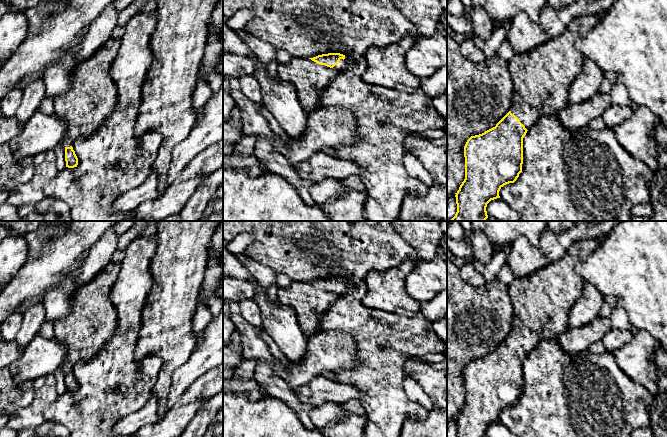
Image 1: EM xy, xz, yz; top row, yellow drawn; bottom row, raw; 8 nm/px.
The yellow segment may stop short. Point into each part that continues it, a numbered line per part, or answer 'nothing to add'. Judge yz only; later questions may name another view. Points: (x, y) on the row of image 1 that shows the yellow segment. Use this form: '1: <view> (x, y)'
1: yz (541, 78)

